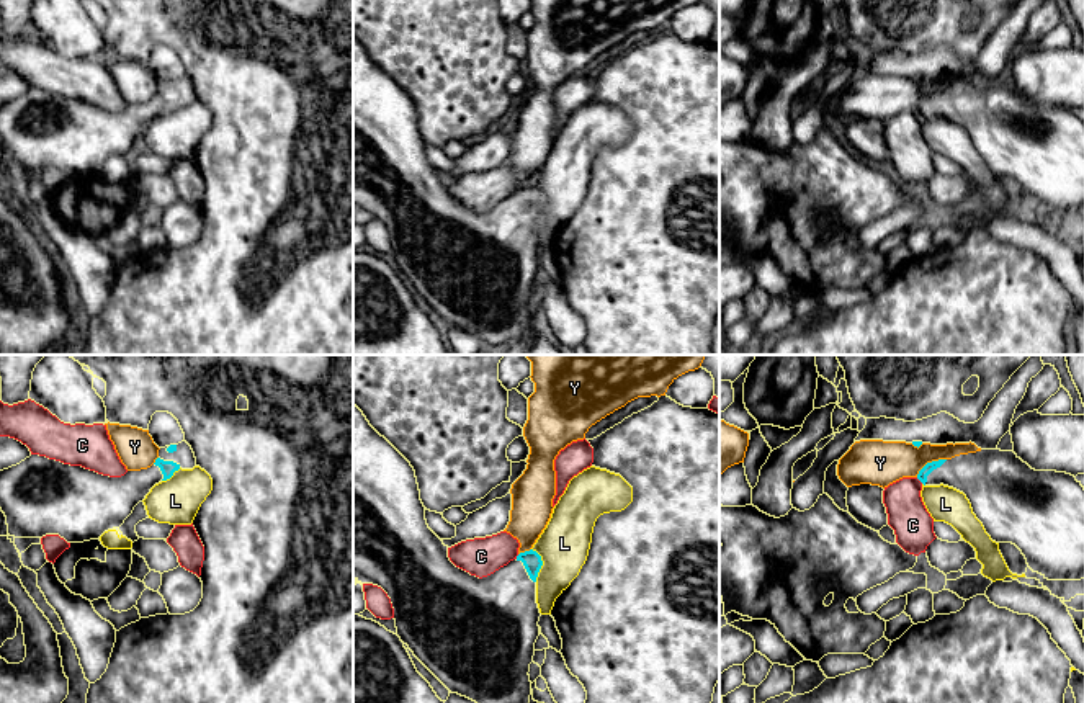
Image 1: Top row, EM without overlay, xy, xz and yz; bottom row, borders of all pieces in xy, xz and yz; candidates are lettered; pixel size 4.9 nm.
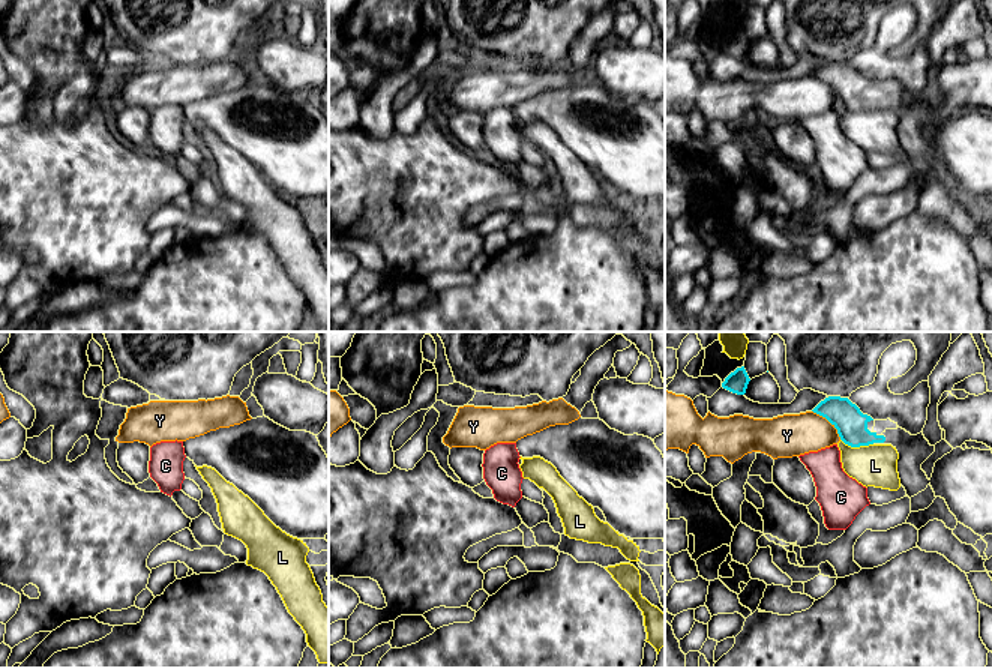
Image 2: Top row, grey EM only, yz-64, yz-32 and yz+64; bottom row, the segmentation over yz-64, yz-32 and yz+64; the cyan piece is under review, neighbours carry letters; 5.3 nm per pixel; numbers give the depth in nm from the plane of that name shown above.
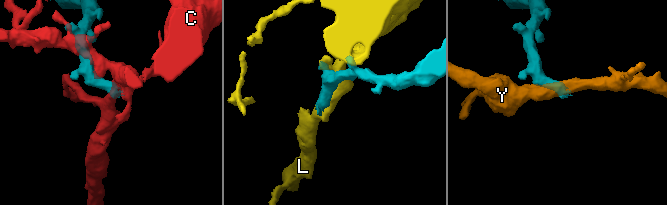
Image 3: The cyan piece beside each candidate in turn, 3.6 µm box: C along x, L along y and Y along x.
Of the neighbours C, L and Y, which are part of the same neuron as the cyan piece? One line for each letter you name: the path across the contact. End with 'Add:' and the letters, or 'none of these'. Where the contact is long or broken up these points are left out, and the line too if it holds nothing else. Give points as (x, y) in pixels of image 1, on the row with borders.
Add: none of these

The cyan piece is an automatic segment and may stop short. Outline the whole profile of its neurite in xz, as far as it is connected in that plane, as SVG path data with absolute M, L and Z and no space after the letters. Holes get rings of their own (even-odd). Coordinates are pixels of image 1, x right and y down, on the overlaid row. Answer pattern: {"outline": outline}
{"outline": "M353 404L353 577L387 593L397 636L451 693L476 703L530 703L528 672L540 636L536 577L541 566L541 556L530 549L482 579L456 567L448 546L427 525L414 468Z"}

